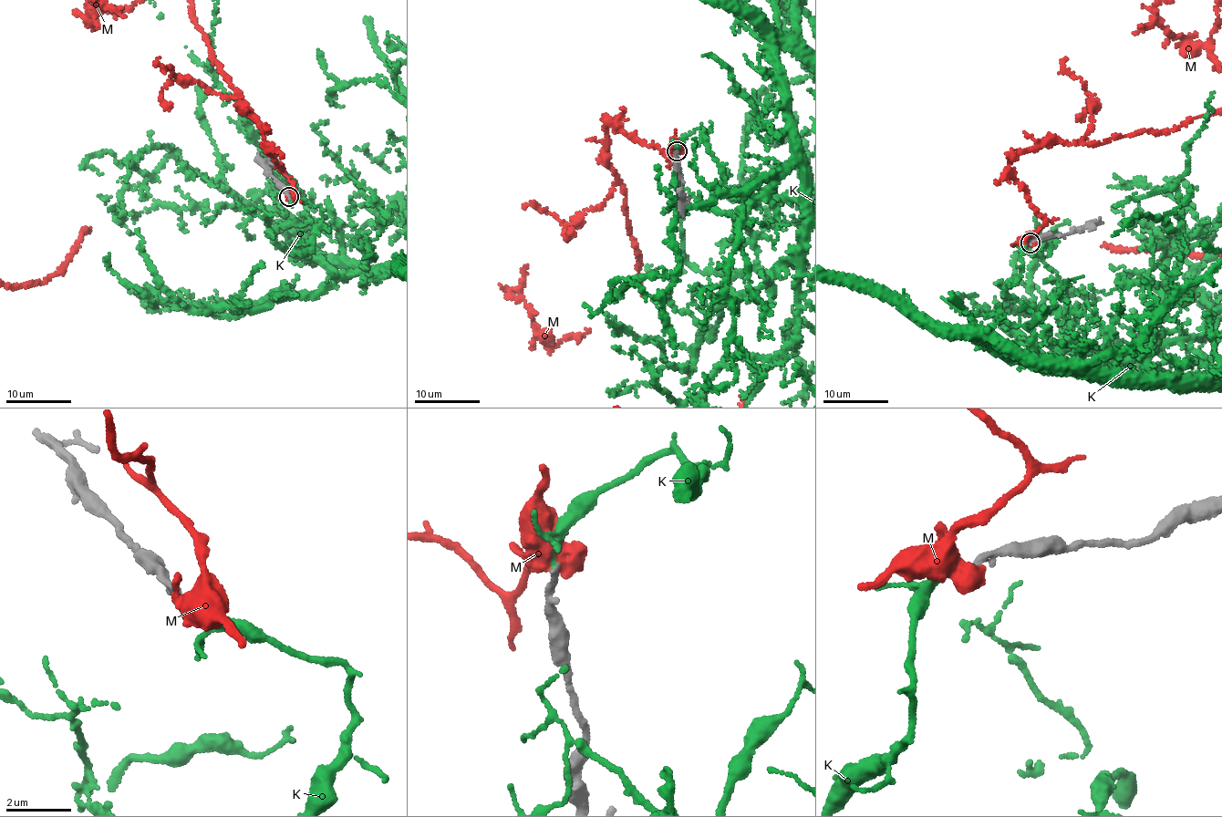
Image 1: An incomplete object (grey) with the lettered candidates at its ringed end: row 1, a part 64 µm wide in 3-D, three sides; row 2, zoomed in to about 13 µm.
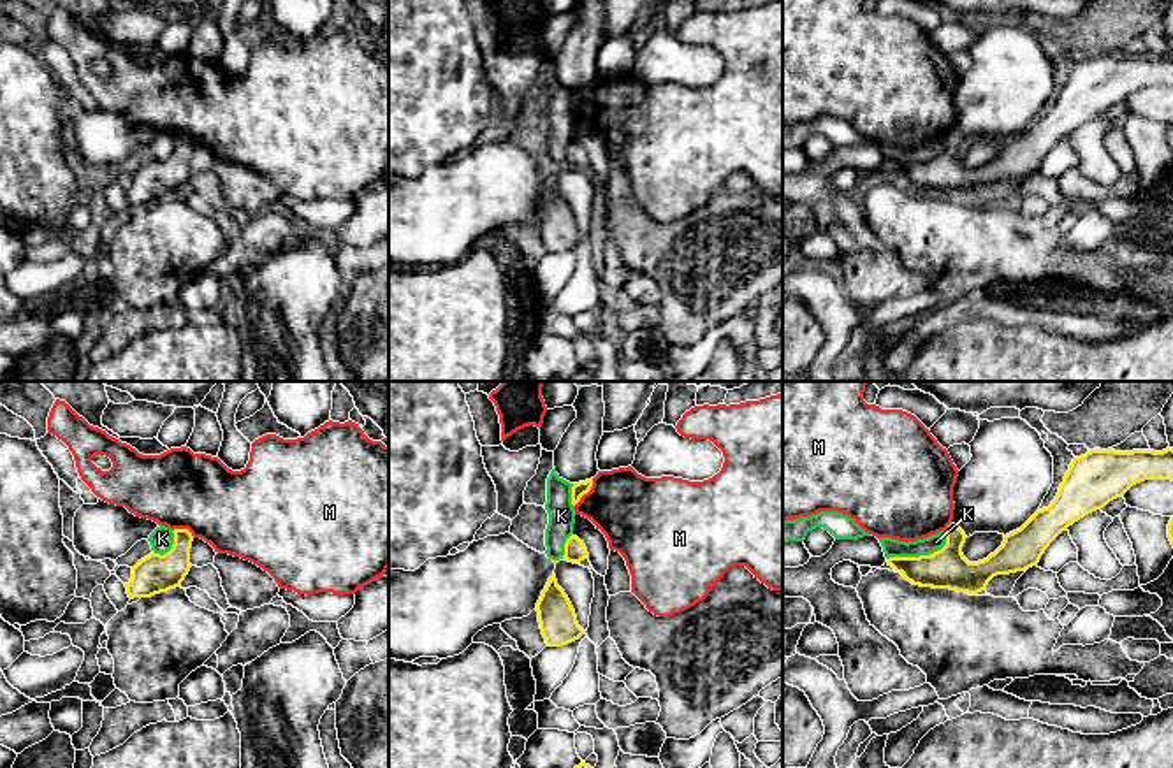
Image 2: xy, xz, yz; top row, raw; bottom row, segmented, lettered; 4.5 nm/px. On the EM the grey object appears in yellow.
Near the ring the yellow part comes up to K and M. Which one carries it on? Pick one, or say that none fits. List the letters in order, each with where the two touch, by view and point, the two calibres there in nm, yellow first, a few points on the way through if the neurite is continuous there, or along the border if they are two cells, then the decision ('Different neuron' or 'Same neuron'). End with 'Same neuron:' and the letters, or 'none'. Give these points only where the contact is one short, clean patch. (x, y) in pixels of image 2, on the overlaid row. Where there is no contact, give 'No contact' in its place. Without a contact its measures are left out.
K: Touches yellow at yz (920, 556). Thickness 190 nm (yellow) against 80 nm. Boundary: yz (947, 533), (947, 542), (931, 554), (890, 556), (887, 559). Different neuron
M: Touches yellow at xz (586, 492). Thickness 70 nm (yellow) against 340 nm. Different neuron
Same neuron: none

